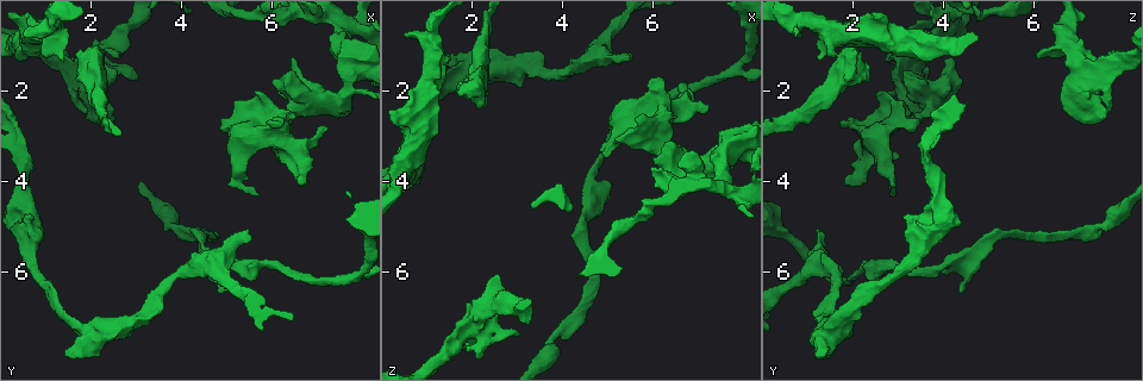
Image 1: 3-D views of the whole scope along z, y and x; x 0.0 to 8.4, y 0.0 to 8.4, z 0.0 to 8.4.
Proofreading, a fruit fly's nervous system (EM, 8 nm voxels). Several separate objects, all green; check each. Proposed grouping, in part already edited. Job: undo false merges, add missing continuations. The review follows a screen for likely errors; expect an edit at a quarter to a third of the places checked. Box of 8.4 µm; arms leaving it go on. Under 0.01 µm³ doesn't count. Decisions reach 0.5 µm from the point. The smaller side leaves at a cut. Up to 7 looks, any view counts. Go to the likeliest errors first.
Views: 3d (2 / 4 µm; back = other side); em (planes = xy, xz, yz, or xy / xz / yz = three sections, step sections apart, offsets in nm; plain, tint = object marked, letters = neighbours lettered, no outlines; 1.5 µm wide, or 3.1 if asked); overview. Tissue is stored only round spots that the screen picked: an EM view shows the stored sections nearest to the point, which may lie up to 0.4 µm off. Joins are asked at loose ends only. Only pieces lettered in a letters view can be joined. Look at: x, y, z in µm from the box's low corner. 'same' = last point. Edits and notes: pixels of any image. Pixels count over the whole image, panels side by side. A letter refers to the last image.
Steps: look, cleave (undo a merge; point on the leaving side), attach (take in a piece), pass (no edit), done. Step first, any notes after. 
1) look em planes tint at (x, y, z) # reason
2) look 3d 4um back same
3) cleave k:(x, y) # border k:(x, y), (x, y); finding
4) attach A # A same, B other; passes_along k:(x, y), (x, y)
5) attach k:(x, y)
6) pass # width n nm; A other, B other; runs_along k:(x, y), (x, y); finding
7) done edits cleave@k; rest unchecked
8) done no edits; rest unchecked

look em planes letters at (2.00, 7.30, 1.65) # branch point

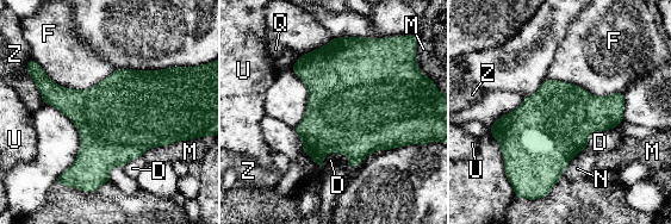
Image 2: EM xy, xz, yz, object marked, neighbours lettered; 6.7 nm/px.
pass # width 500 nm; D other, F other, M other, N other, Q other, U other, Z other; border 2:(39, 64), (79, 89), (115, 70); one cell here

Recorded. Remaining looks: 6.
look em xy step 8 letters at (5.50, 5.05, 1.20) # branch stops here

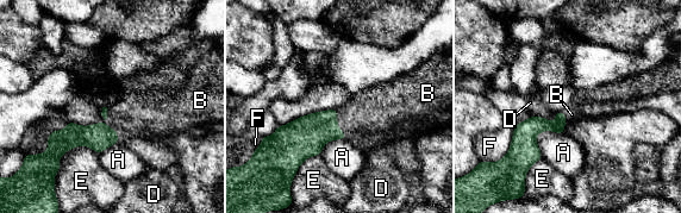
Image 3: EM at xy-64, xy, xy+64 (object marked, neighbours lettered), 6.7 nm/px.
attach 3:(370, 110) # A other, B same, D other, E other, F other; passes_along 3:(304, 137), (337, 124), (370, 110); the cell continues

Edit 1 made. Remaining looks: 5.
look overview

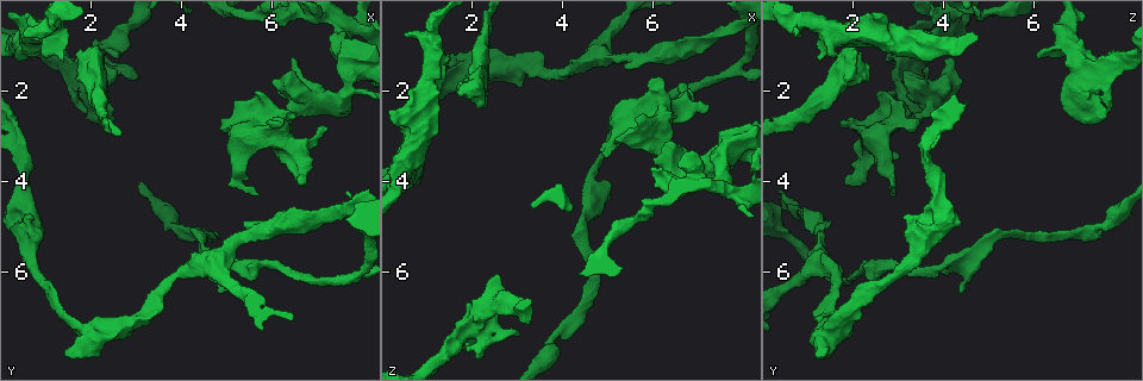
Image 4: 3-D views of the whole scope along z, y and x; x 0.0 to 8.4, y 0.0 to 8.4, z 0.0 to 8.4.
look em planes letters at (5.60, 2.05, 2.65)

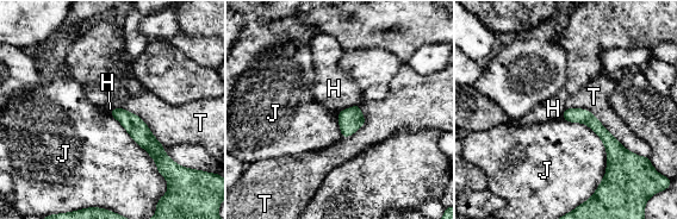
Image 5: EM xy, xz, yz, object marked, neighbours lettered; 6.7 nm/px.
pass # longest_contact T 650 nm; H other, J other, T other; border 5:(561, 118), (604, 146), (594, 194); none of them fits

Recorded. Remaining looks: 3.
done edits attach@3; rest unchecked

